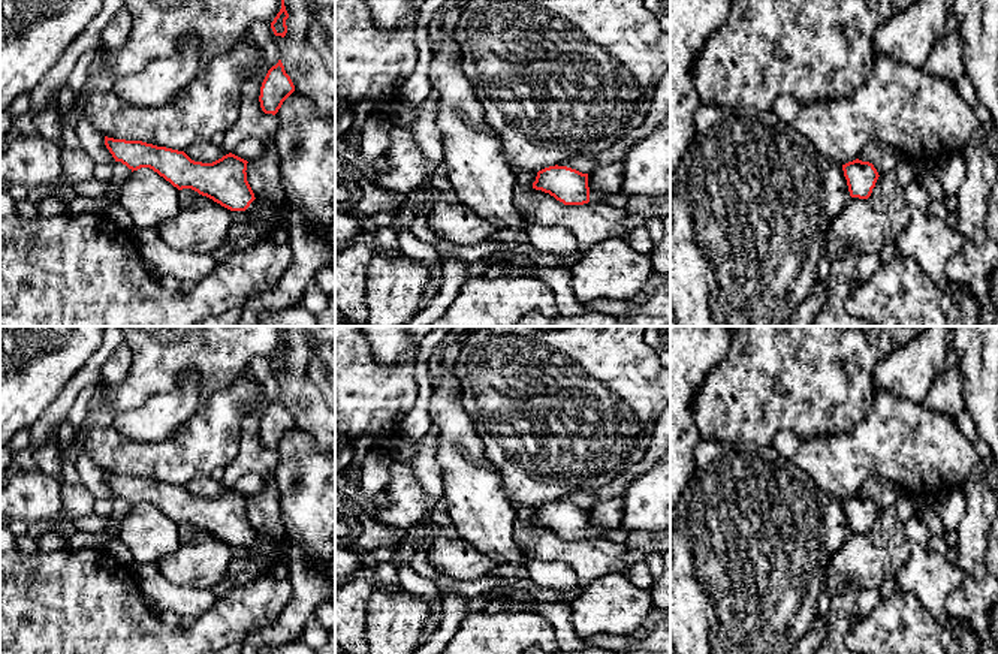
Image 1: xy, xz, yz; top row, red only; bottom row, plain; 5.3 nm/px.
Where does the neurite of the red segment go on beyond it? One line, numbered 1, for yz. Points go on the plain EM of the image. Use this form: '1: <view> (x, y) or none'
1: none

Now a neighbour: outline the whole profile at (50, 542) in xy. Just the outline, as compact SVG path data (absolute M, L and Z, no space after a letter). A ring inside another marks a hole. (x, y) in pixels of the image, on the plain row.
M54 531L46 533L36 540L39 552L54 552L69 549L69 539Z

